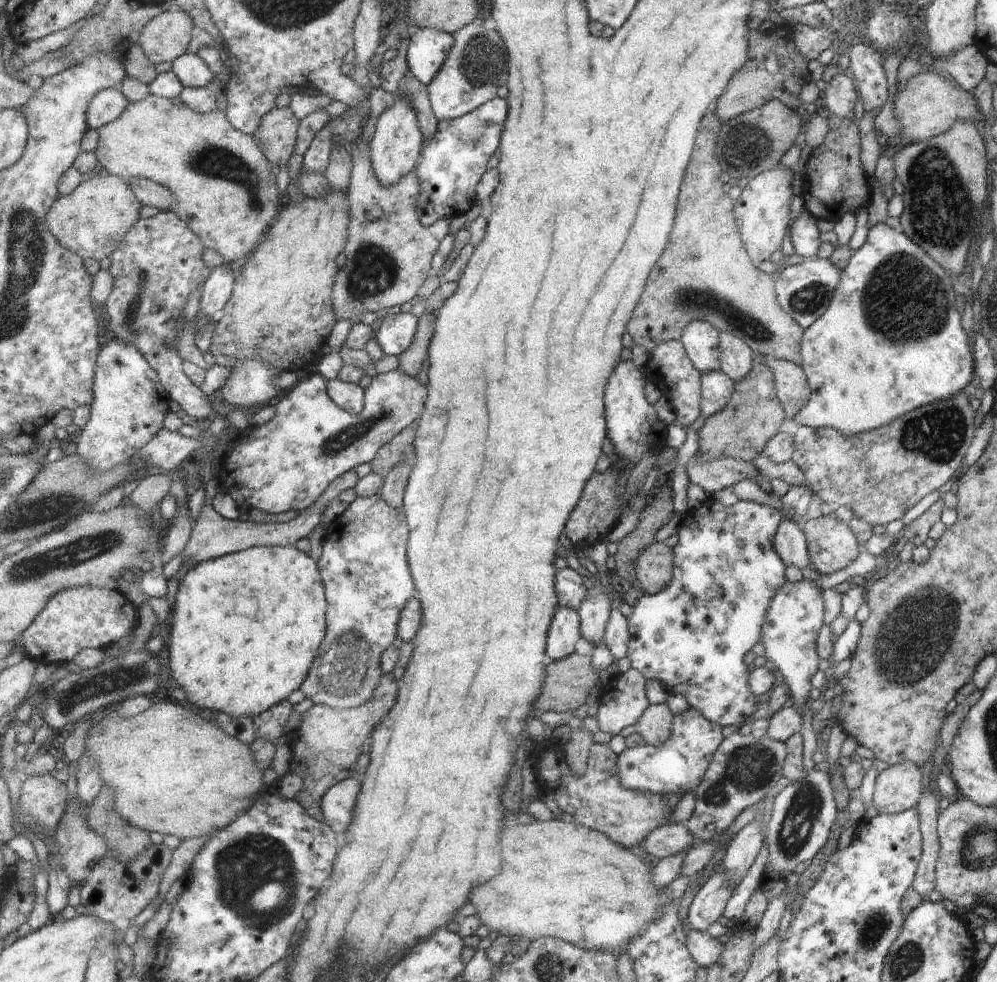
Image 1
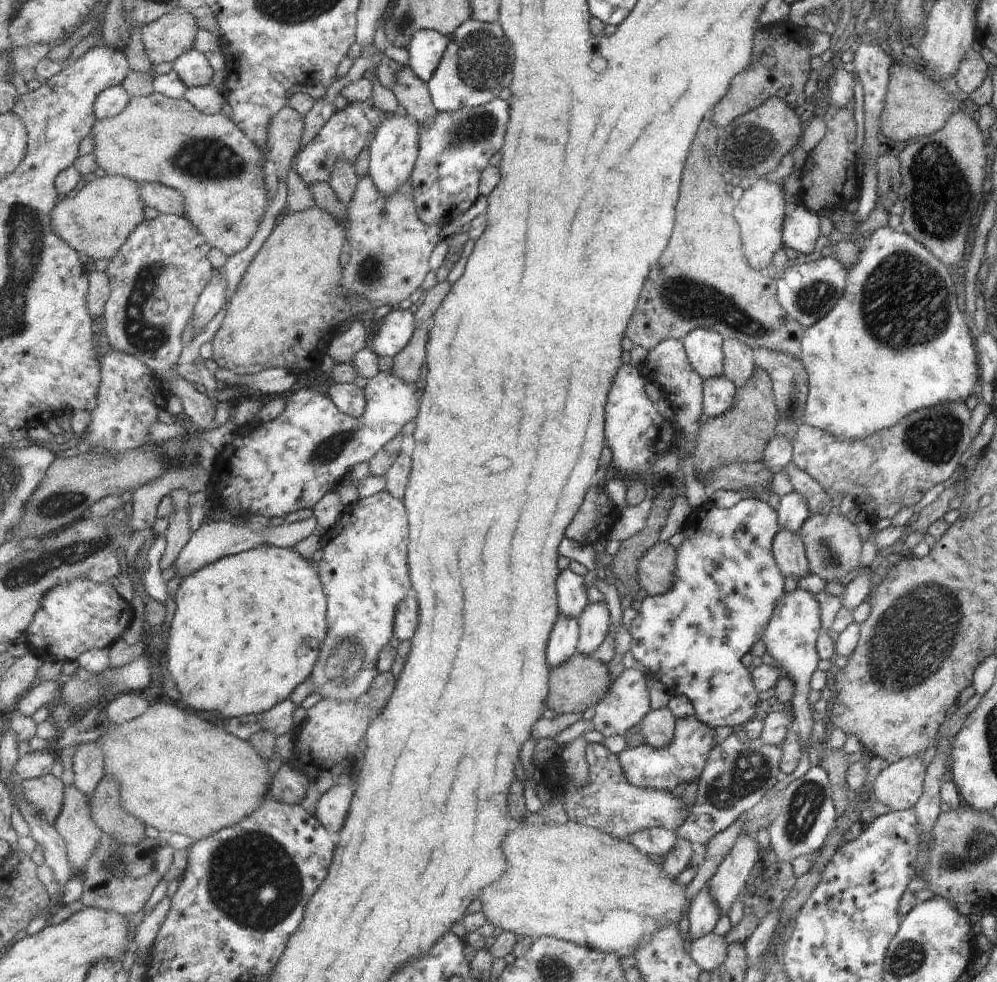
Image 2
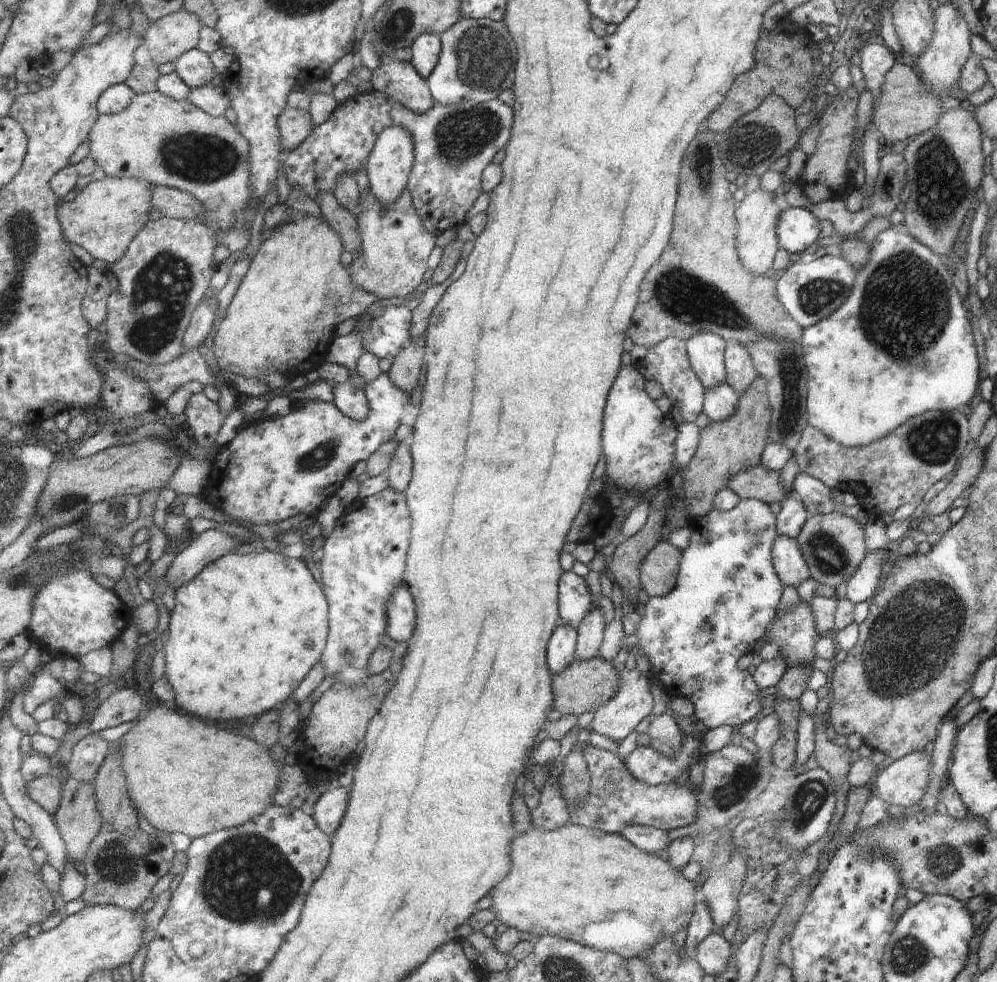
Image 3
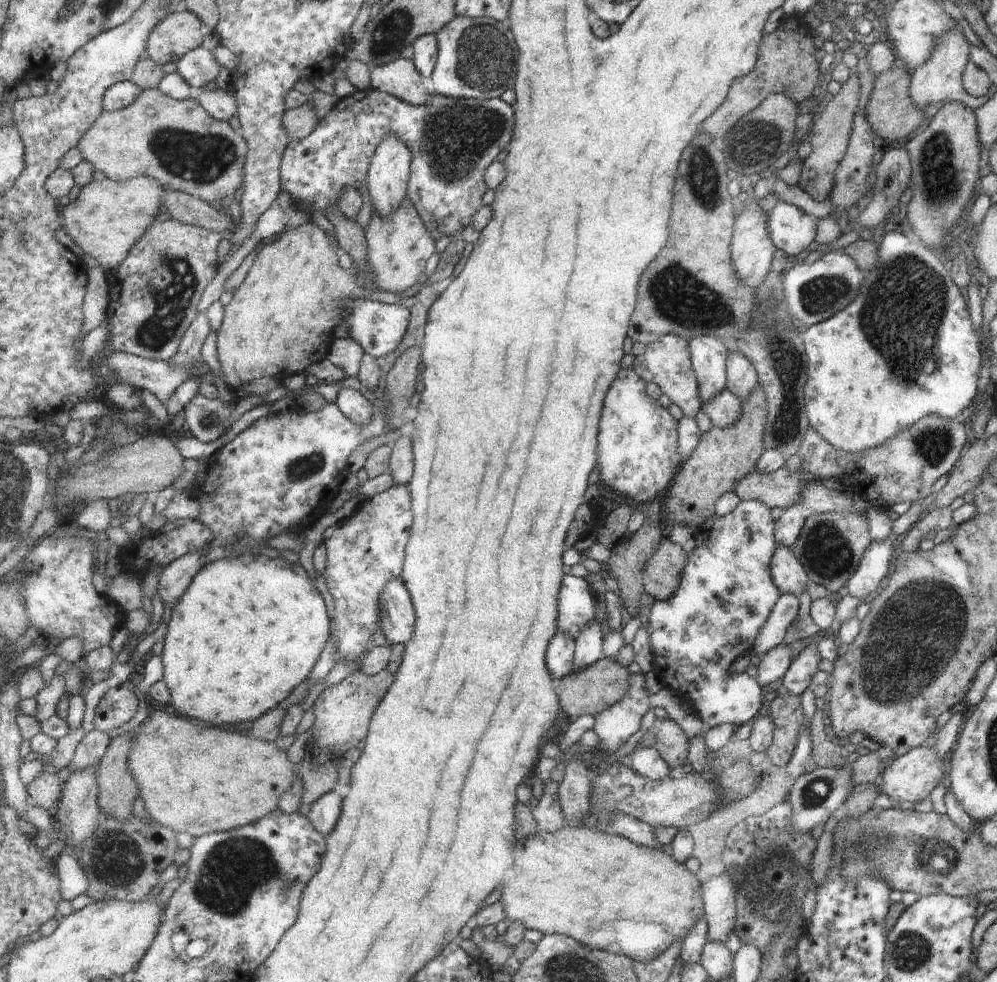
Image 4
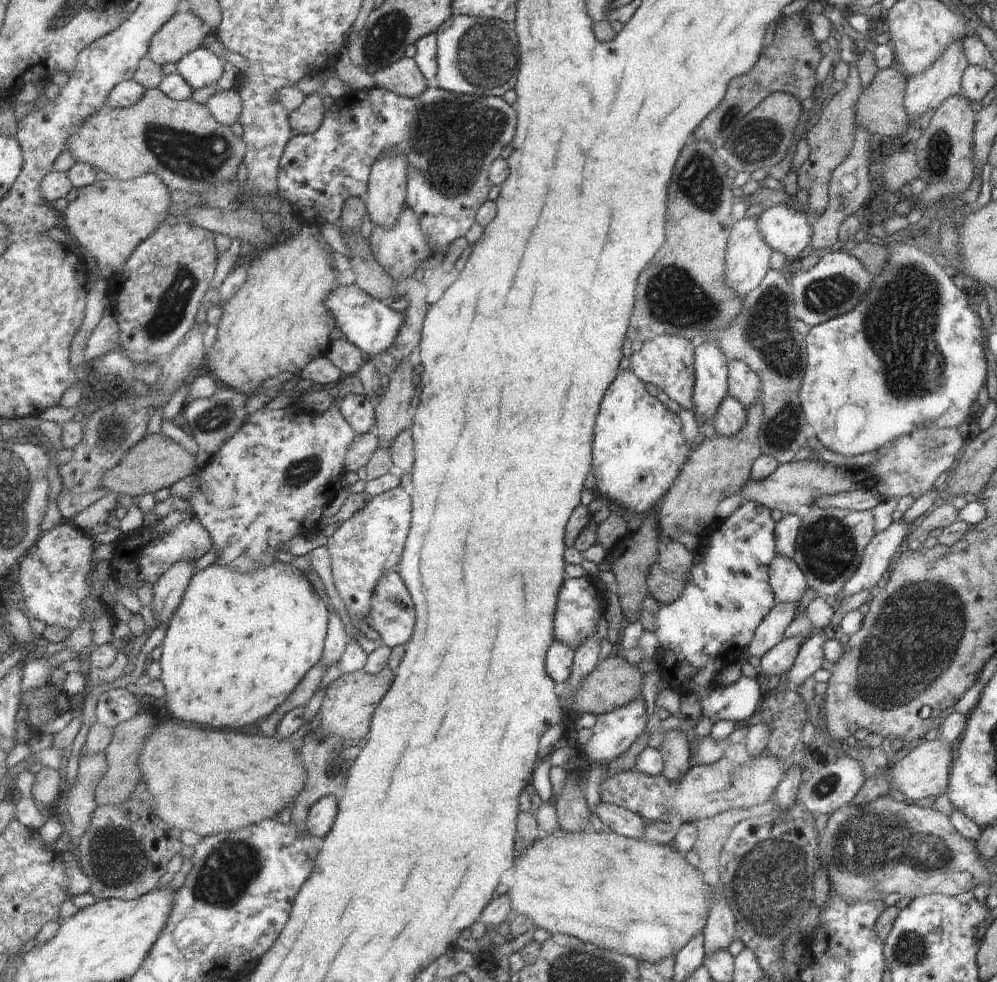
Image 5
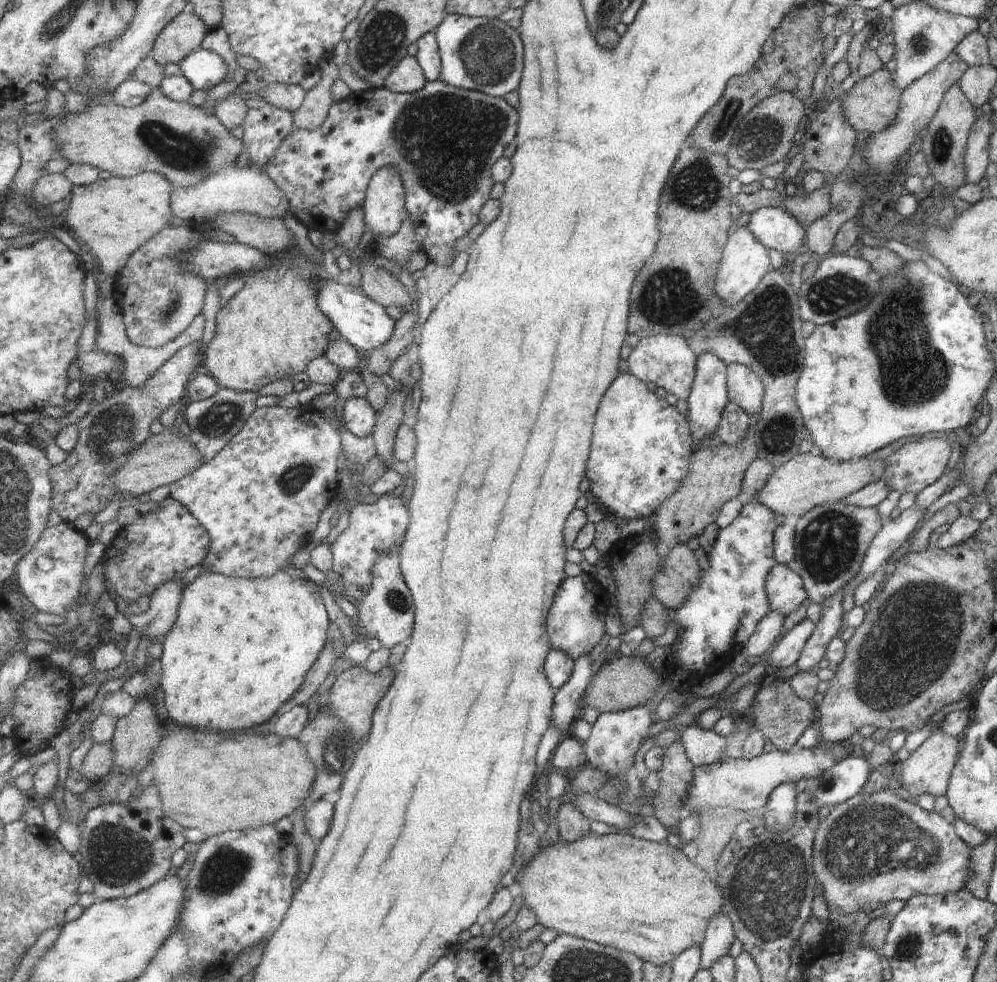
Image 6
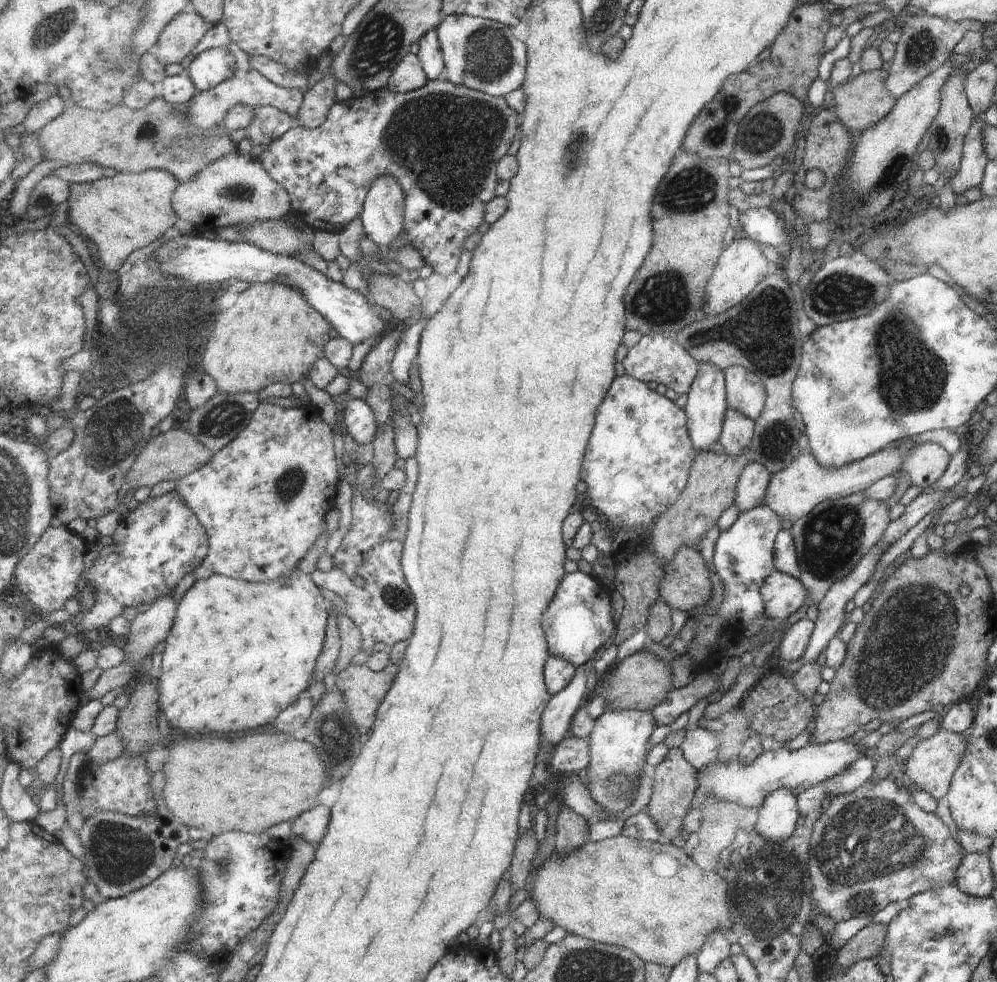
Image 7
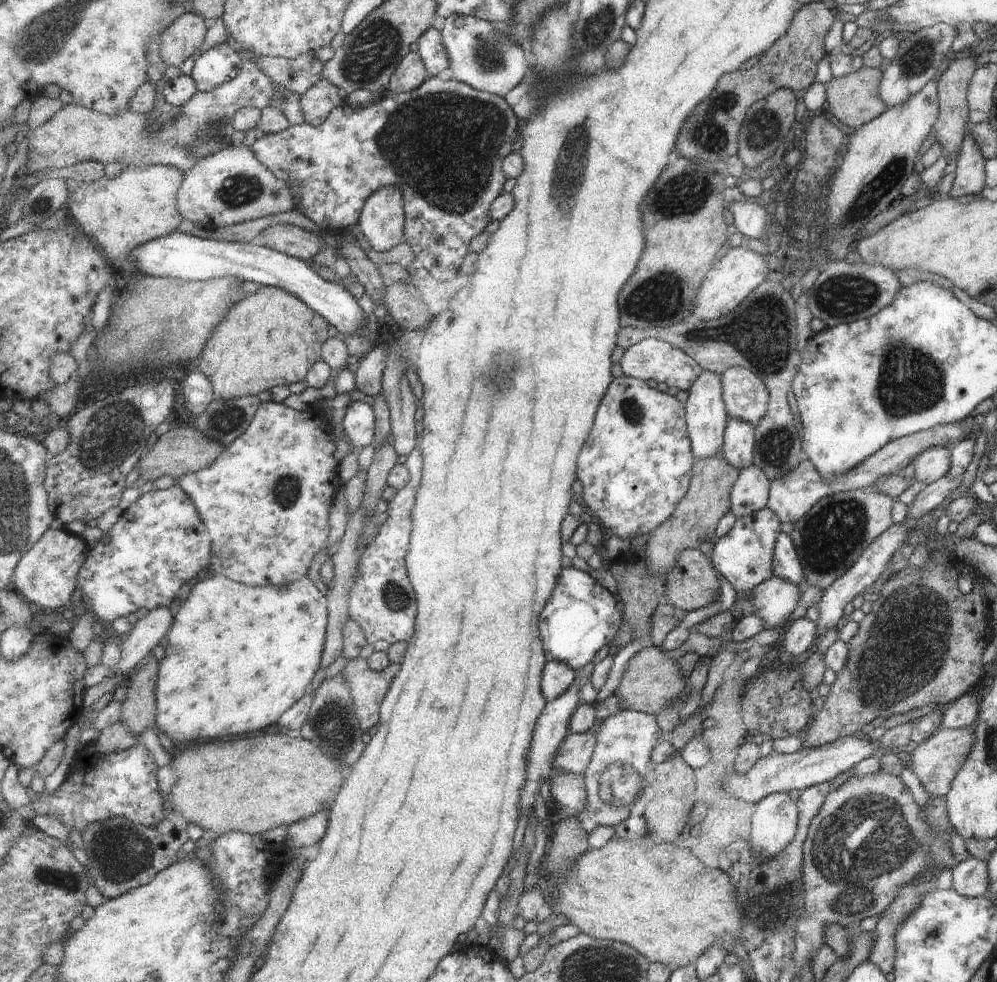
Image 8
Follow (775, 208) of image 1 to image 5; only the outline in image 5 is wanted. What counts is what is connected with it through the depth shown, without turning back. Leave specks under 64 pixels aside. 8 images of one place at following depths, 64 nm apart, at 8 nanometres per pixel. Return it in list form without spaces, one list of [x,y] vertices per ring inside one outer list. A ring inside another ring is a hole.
[[[756,216],[739,219],[732,225],[728,236],[727,250],[724,252],[724,285],[731,289],[737,297],[757,288],[763,275],[769,270],[771,250],[759,236],[756,227]]]

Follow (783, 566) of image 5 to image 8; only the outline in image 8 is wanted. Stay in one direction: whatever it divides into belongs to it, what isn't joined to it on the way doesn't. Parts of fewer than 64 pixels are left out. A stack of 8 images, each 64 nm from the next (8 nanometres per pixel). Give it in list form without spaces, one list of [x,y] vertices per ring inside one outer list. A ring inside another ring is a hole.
[[[772,575],[752,590],[753,615],[763,624],[763,629],[783,626],[795,610],[801,590]]]

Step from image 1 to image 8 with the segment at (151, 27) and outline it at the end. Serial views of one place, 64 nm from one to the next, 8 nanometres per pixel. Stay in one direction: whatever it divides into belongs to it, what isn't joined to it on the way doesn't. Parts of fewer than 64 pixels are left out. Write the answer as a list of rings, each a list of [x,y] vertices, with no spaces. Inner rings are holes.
[[[196,12],[179,16],[163,34],[158,45],[161,58],[168,66],[183,66],[203,44],[207,36],[207,20]]]

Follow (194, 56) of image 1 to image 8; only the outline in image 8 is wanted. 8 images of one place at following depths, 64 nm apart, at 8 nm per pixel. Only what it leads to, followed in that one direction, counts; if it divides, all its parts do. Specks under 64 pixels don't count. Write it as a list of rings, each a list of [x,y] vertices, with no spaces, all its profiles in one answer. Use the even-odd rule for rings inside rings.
[[[228,42],[214,45],[201,54],[190,74],[198,91],[210,92],[241,74],[243,55]]]

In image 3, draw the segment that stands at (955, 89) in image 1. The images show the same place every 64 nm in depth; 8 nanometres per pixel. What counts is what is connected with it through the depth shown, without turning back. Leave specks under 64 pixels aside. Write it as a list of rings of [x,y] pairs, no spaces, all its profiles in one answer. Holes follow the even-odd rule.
[[[894,64],[883,77],[878,95],[872,107],[872,124],[880,134],[884,145],[899,142],[931,128],[943,112],[945,102],[925,93],[918,76],[907,65]]]

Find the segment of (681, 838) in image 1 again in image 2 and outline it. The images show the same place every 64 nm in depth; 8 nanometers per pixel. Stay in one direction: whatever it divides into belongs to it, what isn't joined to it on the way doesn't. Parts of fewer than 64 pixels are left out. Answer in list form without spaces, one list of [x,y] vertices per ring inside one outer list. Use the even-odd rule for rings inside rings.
[[[653,827],[652,829],[642,830],[637,832],[635,836],[630,836],[630,843],[634,844],[641,852],[649,856],[663,856],[677,844],[681,839],[678,834],[673,832],[673,829],[665,827]]]

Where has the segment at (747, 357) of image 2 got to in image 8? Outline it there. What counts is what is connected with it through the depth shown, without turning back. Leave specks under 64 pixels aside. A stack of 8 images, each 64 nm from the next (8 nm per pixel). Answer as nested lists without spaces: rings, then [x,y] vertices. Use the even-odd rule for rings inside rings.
[[[743,367],[727,368],[721,375],[721,395],[729,418],[743,420],[753,427],[765,414],[769,401],[763,382]]]

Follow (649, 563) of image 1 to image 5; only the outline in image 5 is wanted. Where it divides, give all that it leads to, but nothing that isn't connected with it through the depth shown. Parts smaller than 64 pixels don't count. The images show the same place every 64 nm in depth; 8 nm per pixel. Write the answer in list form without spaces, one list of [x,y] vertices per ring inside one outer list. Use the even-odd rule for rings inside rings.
[[[666,541],[666,550],[647,577],[650,594],[662,605],[673,604],[692,579],[693,553],[678,541]]]

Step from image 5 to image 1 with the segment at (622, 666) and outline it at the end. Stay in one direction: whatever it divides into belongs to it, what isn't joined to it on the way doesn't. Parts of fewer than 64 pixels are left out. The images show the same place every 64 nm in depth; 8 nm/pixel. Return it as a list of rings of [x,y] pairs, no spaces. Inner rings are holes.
[[[579,652],[560,661],[549,661],[546,670],[544,694],[536,702],[536,708],[544,711],[557,711],[568,713],[579,710],[581,706],[588,705],[591,692],[599,687],[602,694],[604,687],[599,685],[599,670],[597,670],[590,655],[582,655]]]

